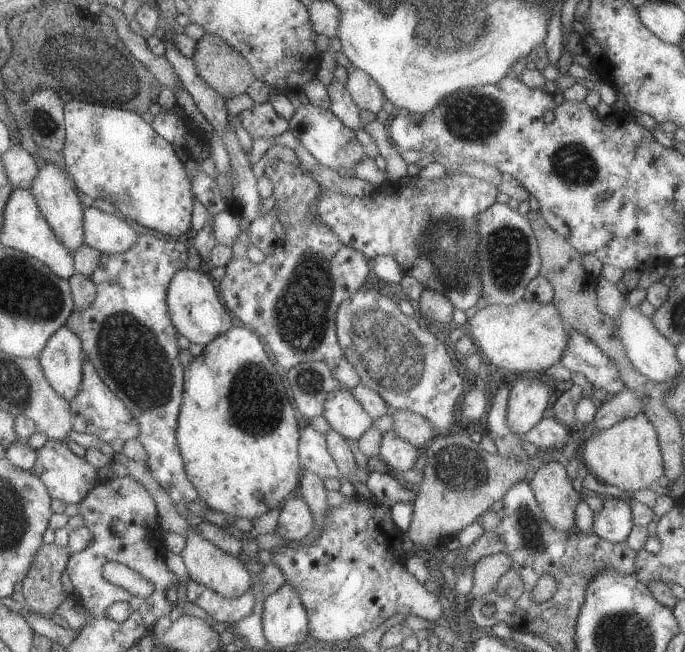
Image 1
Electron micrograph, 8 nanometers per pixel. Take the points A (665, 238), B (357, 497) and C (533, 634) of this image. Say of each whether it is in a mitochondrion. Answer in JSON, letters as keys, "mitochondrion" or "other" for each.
{"A":"other","B":"other","C":"other"}

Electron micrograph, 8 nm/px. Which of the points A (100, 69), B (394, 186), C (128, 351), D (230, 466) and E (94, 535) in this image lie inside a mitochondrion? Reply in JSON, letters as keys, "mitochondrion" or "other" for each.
{"A":"mitochondrion","B":"other","C":"mitochondrion","D":"other","E":"other"}

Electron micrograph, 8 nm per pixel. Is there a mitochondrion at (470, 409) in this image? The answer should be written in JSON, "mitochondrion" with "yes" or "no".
{"mitochondrion":"no"}

